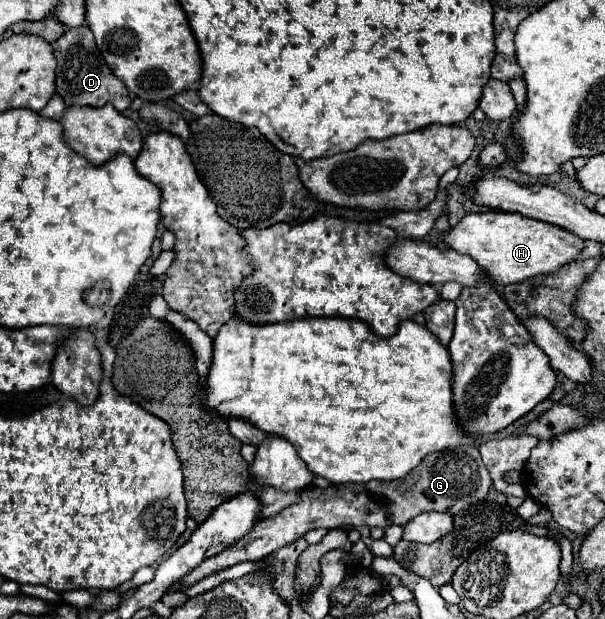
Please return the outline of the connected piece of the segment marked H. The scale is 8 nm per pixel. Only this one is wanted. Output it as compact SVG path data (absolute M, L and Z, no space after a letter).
M516 212L468 214L442 240L456 252L472 256L472 260L476 260L492 280L500 280L500 284L516 284L534 276L552 274L578 260L586 242L556 224L526 218Z

